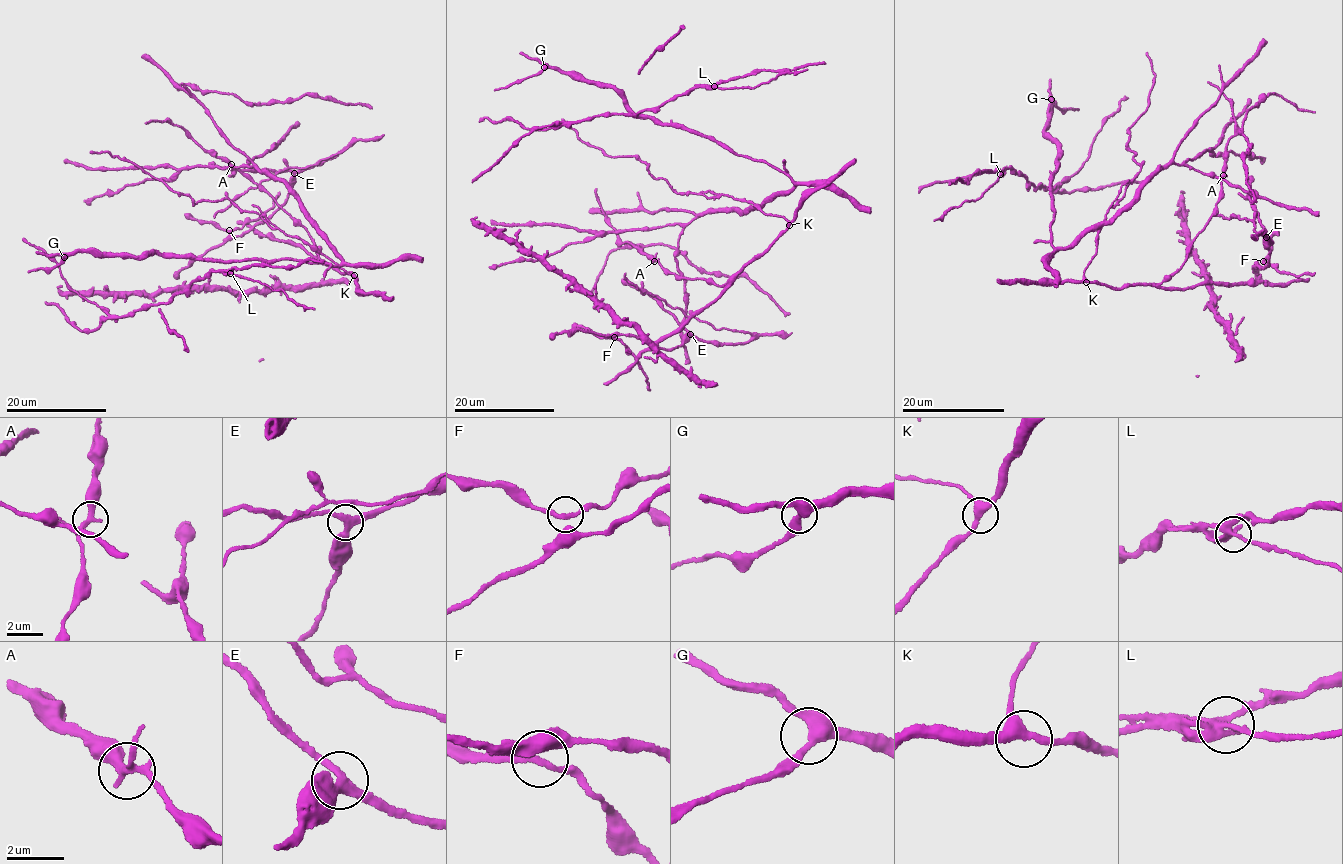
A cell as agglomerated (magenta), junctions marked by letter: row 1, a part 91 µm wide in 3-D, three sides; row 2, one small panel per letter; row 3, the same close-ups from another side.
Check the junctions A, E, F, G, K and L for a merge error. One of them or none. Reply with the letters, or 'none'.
L

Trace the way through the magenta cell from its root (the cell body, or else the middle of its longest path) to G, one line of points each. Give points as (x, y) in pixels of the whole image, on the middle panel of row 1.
G: (757, 206), (794, 183), (762, 160), (736, 155), (694, 132), (635, 116), (612, 87), (544, 67)

